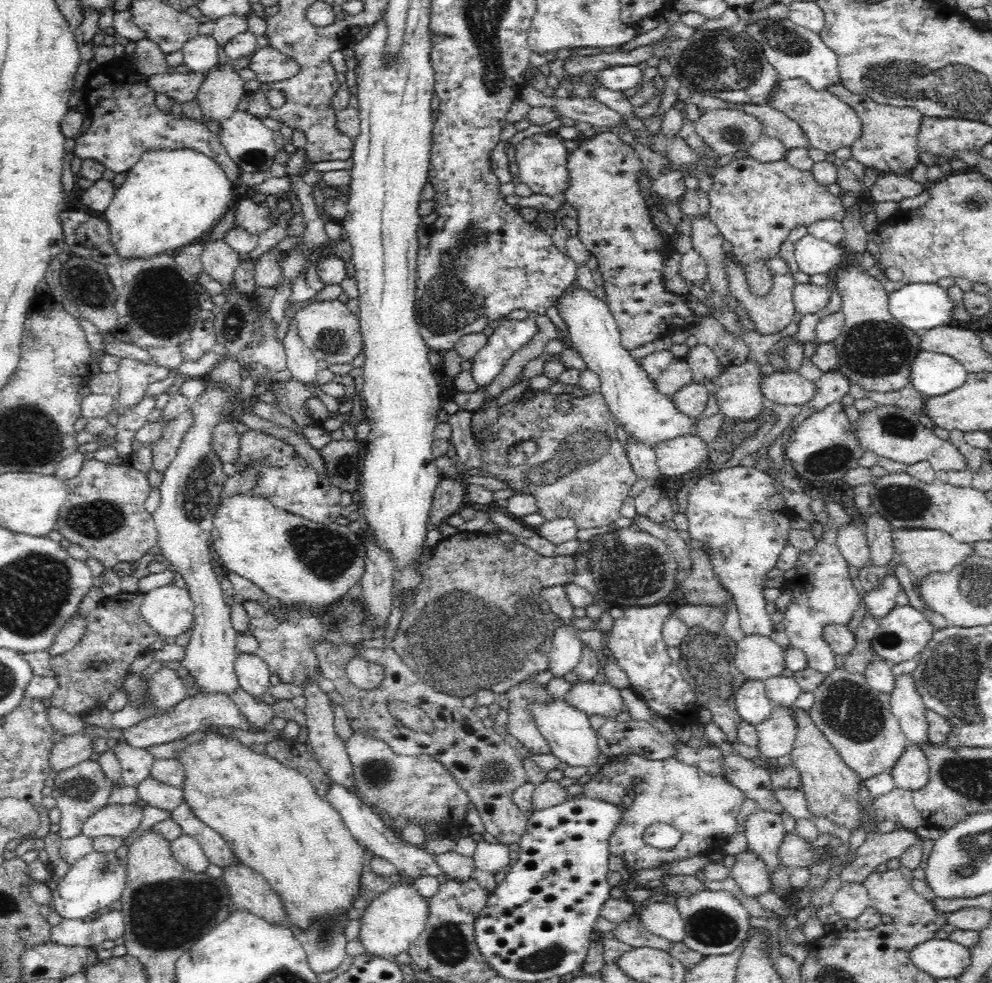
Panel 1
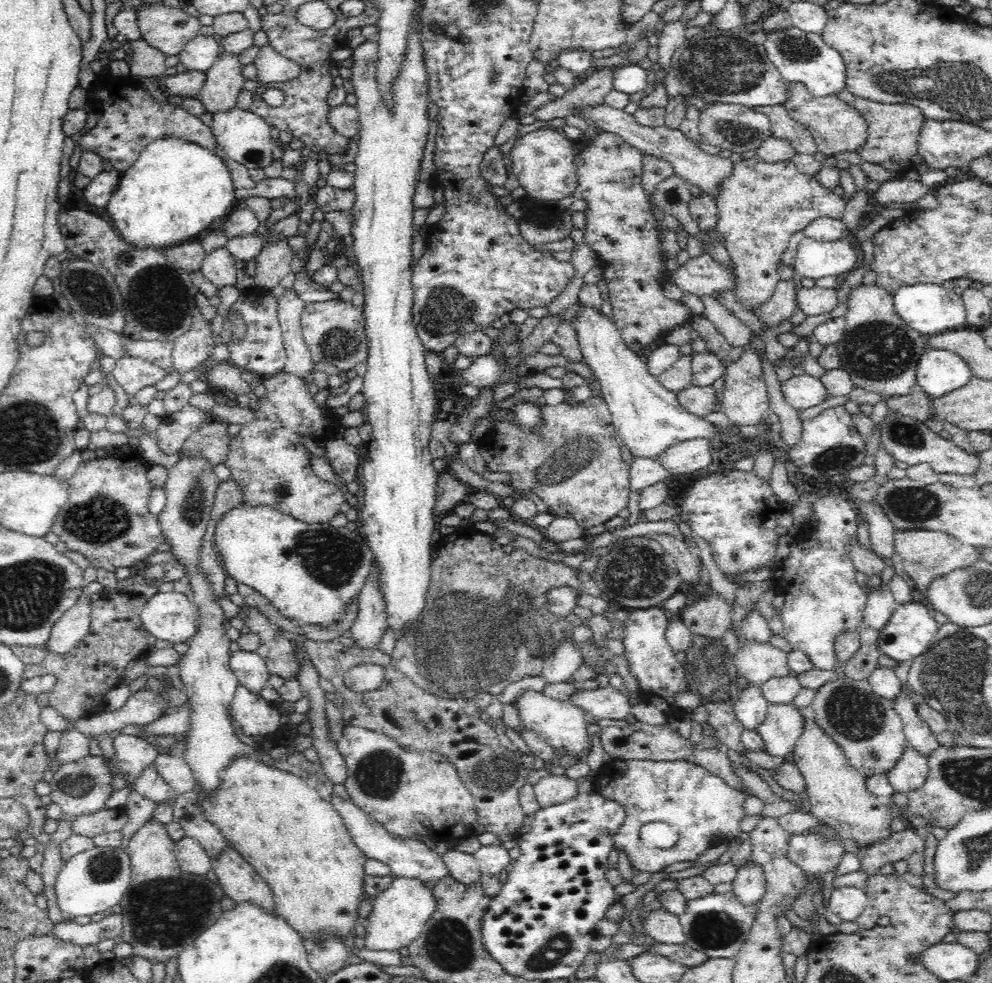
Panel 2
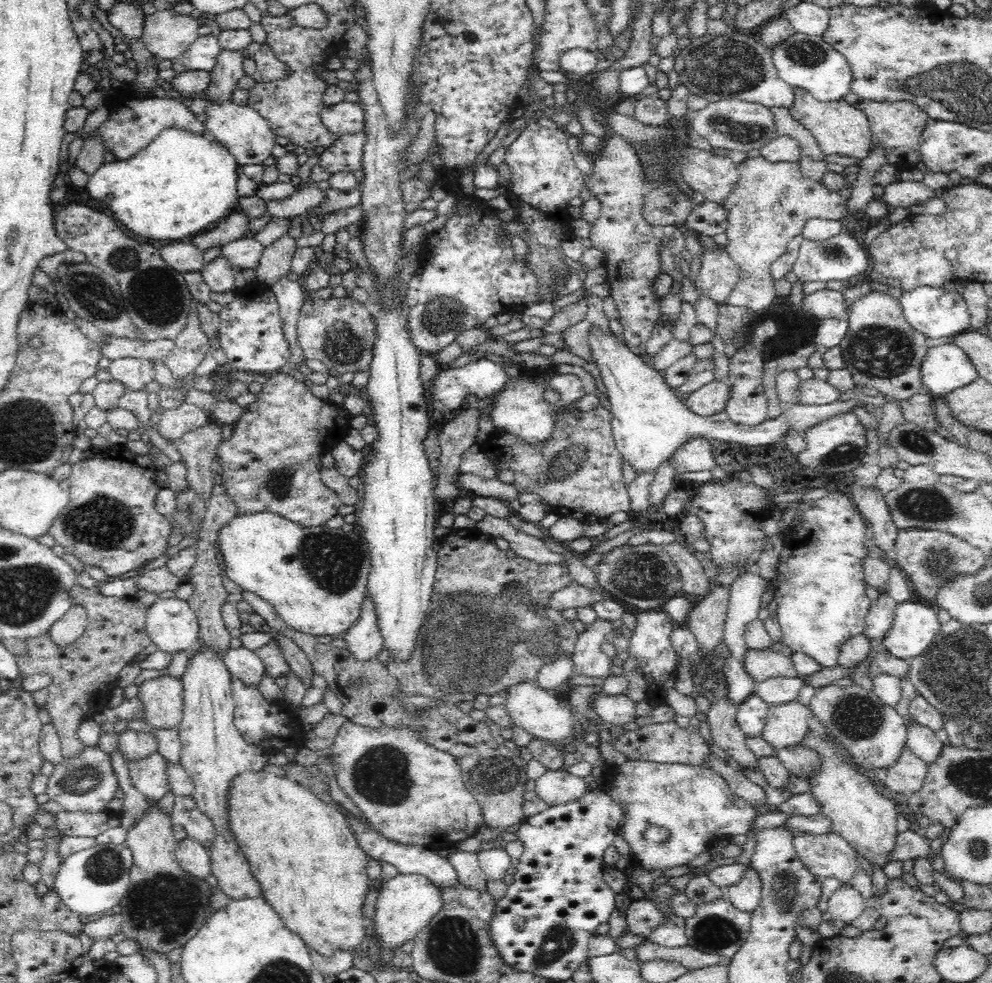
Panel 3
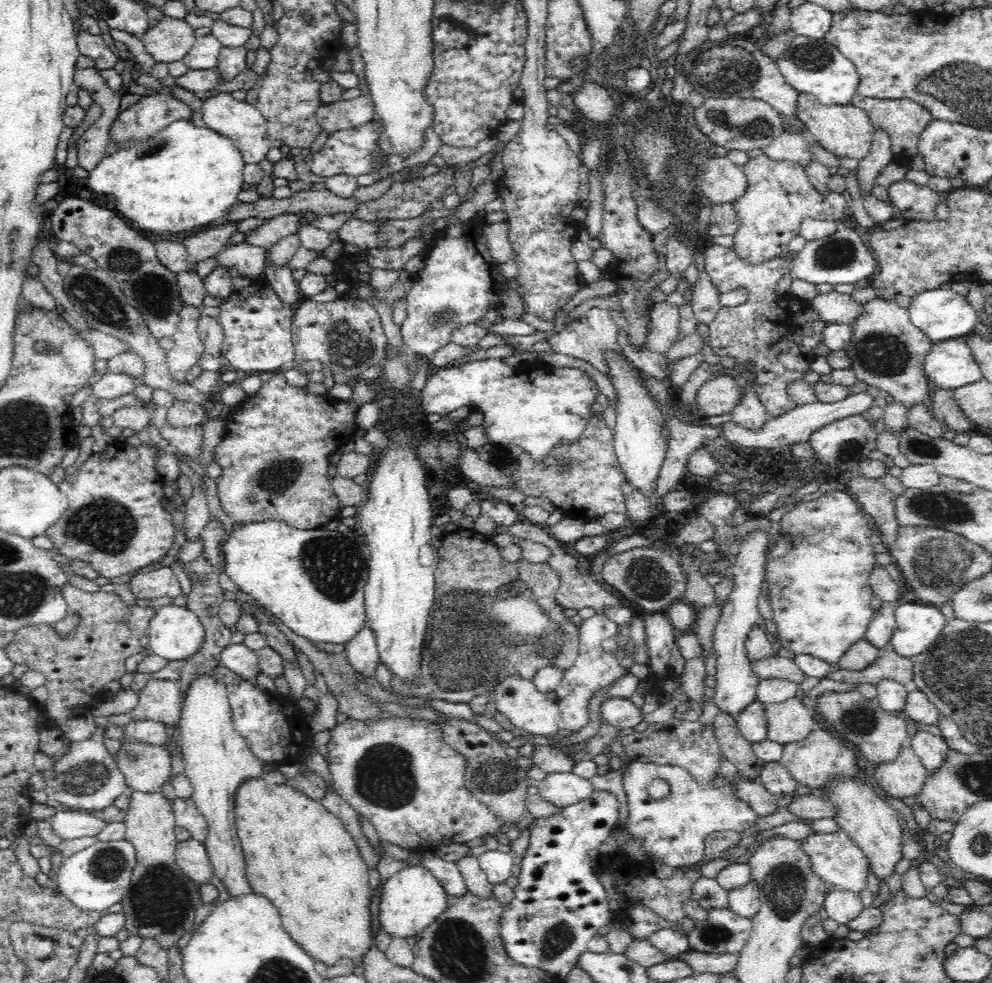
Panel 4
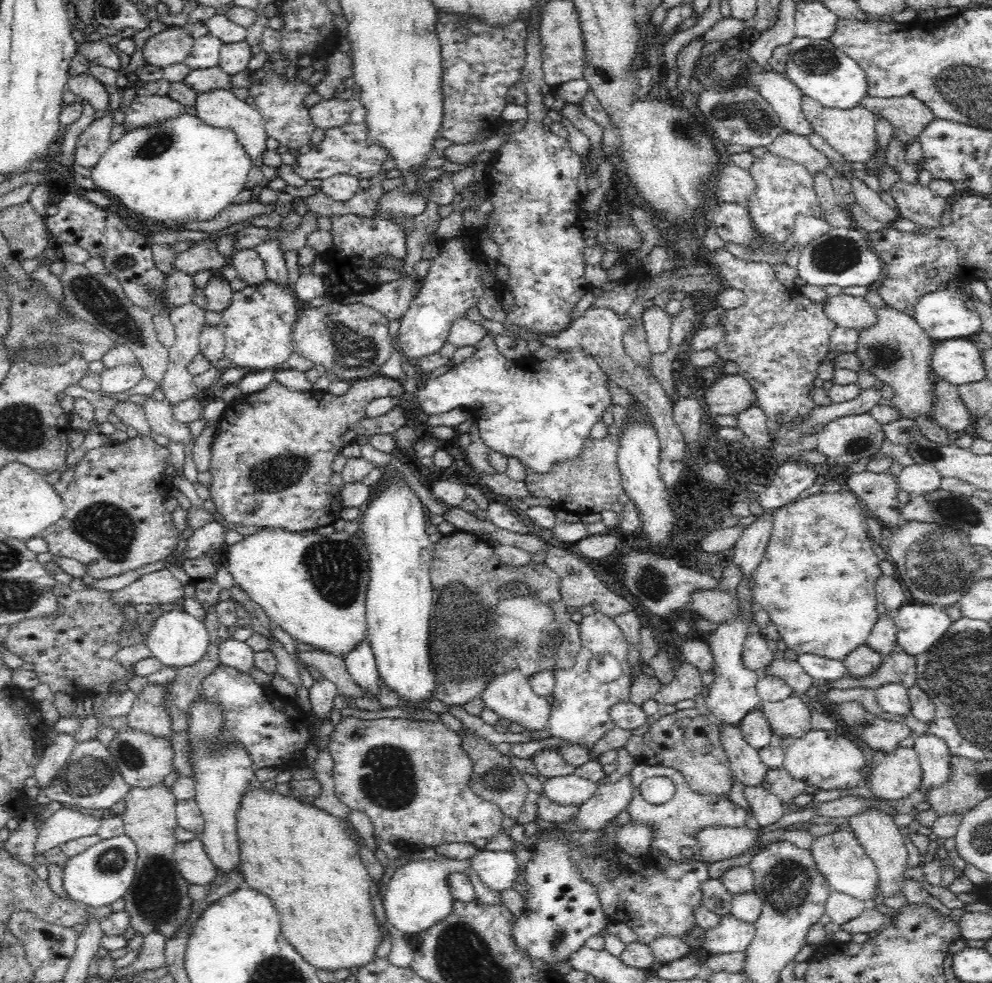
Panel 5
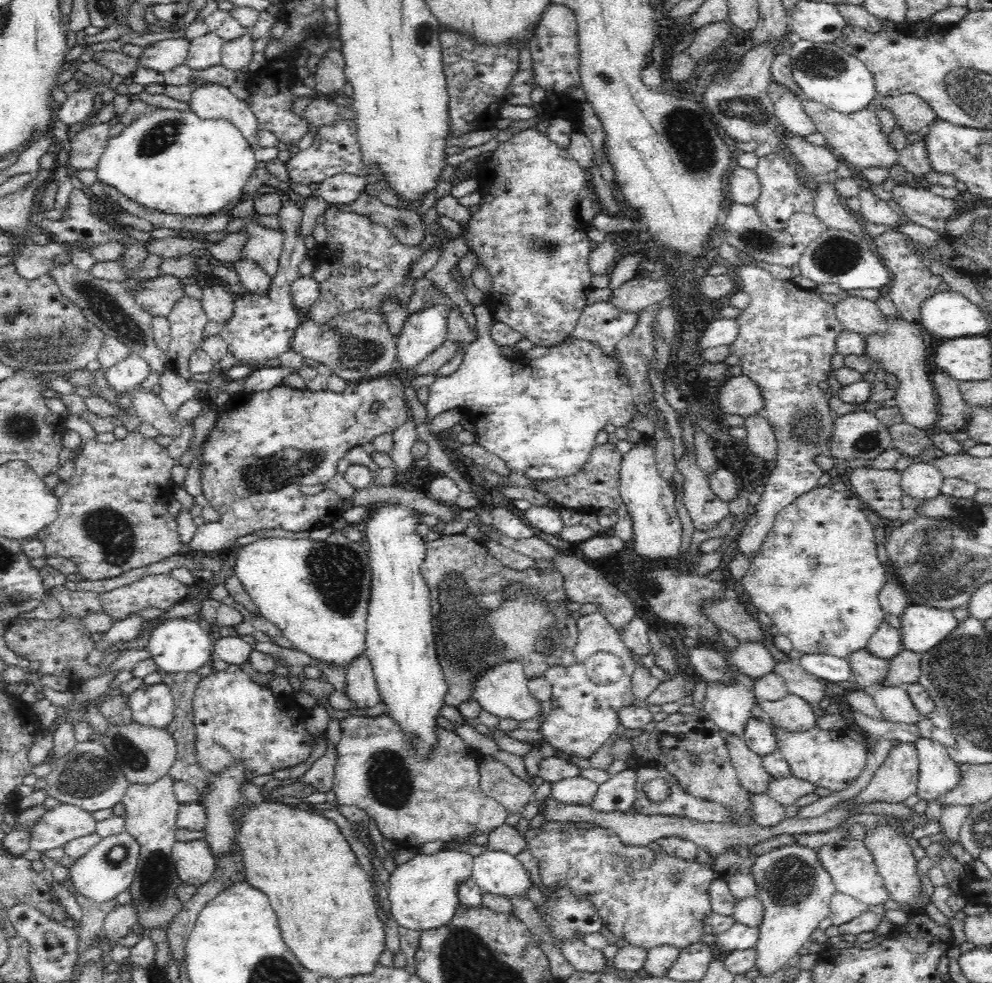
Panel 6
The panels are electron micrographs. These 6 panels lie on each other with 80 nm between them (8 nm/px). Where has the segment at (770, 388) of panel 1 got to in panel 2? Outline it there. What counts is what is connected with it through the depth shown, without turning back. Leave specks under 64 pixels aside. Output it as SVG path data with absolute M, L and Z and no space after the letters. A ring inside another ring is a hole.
M808 373L794 375L789 380L780 381L780 390L786 402L799 412L828 399L822 381Z

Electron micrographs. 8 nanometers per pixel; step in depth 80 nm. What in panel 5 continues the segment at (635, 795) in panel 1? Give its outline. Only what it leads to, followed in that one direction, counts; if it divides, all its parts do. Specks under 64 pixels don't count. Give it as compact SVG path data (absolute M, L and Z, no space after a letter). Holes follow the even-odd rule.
M638 764L630 770L631 783L633 784L633 795L625 808L633 822L649 824L653 830L651 848L660 850L670 860L693 863L701 860L700 843L696 840L696 832L704 830L708 826L740 827L746 826L748 810L736 803L732 803L726 795L700 794L686 782L682 772L668 766L650 766ZM654 776L670 778L675 786L672 798L664 804L652 804L648 802L640 792L640 786L644 779Z

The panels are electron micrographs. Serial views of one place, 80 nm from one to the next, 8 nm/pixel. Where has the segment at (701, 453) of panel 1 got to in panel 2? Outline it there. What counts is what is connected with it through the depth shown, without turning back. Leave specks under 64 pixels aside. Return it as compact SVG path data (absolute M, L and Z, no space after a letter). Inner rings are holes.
M695 438L673 444L658 462L671 474L684 475L706 469L715 461L709 439Z

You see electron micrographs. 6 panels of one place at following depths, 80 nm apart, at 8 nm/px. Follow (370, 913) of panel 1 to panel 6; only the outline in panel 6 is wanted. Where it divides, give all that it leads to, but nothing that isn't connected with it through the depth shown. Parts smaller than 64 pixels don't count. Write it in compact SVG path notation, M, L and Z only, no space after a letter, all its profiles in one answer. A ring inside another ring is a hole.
M442 848L435 854L426 855L418 853L407 862L400 863L389 876L388 896L390 899L390 912L399 926L410 930L432 931L448 924L460 906L458 888L462 882L470 878L473 871L474 856L464 853L462 849Z

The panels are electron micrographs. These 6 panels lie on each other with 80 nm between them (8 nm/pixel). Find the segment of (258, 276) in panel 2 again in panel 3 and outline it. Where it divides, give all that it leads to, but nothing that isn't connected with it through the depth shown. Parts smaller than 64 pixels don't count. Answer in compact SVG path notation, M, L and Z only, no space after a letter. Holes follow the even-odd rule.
M289 236L279 238L272 245L264 247L256 268L257 283L271 288L284 274L287 275L297 248L297 239Z

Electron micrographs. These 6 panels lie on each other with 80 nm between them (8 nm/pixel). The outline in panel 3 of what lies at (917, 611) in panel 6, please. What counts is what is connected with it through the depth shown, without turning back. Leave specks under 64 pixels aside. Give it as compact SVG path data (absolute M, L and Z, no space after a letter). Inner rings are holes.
M898 603L892 628L881 640L881 648L894 658L912 660L930 648L941 626L937 607L930 603Z

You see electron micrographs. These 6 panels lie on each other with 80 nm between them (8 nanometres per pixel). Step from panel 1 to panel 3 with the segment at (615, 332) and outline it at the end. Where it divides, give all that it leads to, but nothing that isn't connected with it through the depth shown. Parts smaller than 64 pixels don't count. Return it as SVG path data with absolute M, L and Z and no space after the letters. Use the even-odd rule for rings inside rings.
M602 329L589 330L588 344L600 370L604 388L606 388L609 411L611 412L611 427L616 448L620 455L630 462L636 472L649 474L656 471L662 463L681 445L692 436L701 436L702 439L714 438L722 442L738 442L748 446L766 446L783 441L788 430L796 430L804 436L811 426L830 418L831 416L851 412L854 406L866 406L857 403L851 398L847 401L834 401L832 404L792 404L783 410L775 419L766 419L762 424L746 426L736 424L730 420L714 422L709 417L698 416L692 412L676 396L675 389L665 383L663 375L648 367L644 360L634 354L614 333L604 333Z

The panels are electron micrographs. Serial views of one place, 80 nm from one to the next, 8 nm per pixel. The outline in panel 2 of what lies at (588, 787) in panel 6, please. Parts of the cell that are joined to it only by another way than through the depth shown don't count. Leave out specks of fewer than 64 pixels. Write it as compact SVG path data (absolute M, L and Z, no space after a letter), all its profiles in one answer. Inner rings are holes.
M553 775L541 777L533 785L535 797L541 808L547 805L562 804L578 794L578 784L566 775Z

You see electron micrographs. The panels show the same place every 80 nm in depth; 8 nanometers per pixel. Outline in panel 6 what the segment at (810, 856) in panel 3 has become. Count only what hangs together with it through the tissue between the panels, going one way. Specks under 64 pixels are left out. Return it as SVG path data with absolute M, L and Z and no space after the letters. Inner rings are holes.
M844 837L832 844L822 844L817 849L819 861L830 873L836 893L851 896L867 906L886 904L890 901L884 879L879 875L878 867L870 851L865 847L864 841Z

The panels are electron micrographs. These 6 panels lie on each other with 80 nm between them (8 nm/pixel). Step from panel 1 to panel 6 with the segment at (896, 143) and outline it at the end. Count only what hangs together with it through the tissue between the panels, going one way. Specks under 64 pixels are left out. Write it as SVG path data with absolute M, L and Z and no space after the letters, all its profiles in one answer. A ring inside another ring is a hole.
M914 93L877 97L869 104L869 108L874 111L876 108L887 108L896 117L896 122L905 135L918 132L938 120L934 109Z

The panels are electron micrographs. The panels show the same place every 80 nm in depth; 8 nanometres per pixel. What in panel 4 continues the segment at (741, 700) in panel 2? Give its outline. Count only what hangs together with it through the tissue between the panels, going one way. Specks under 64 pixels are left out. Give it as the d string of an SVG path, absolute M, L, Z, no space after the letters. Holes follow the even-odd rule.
M758 699L748 706L735 718L739 732L751 743L760 743L768 739L768 719L766 709Z

